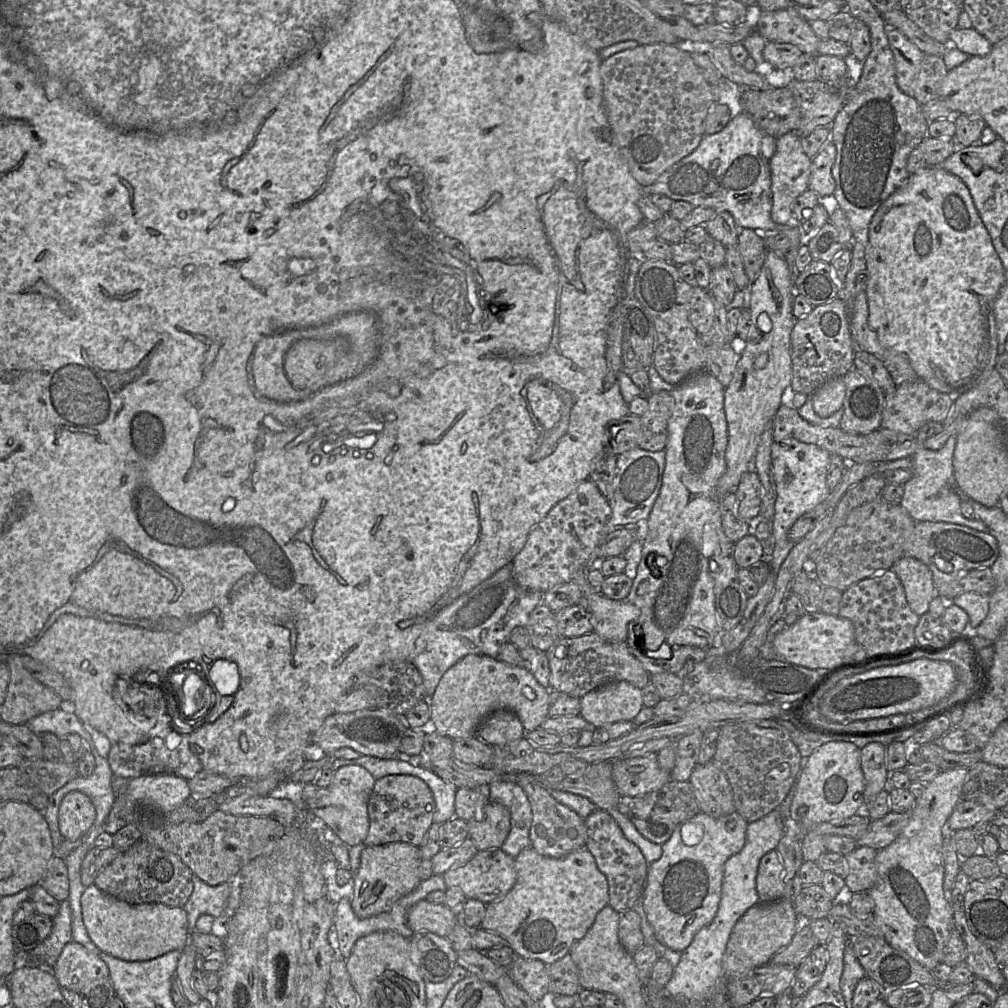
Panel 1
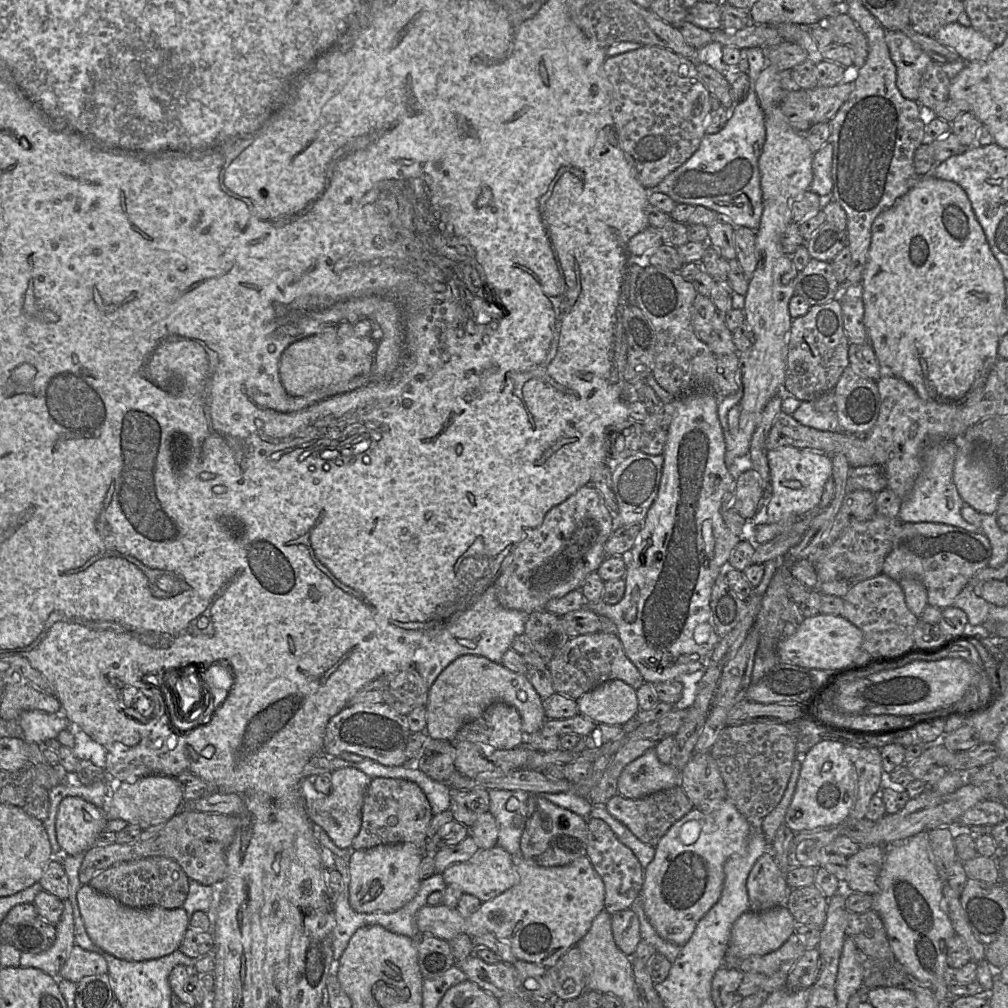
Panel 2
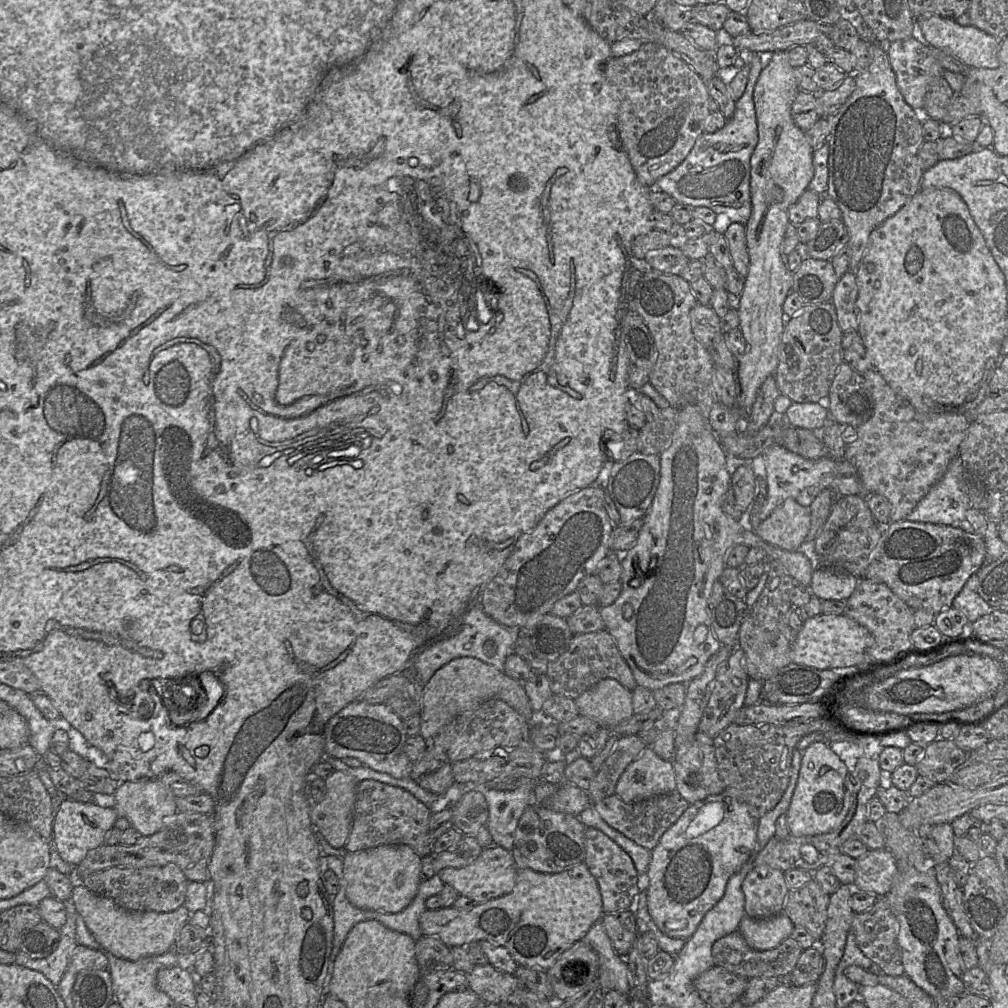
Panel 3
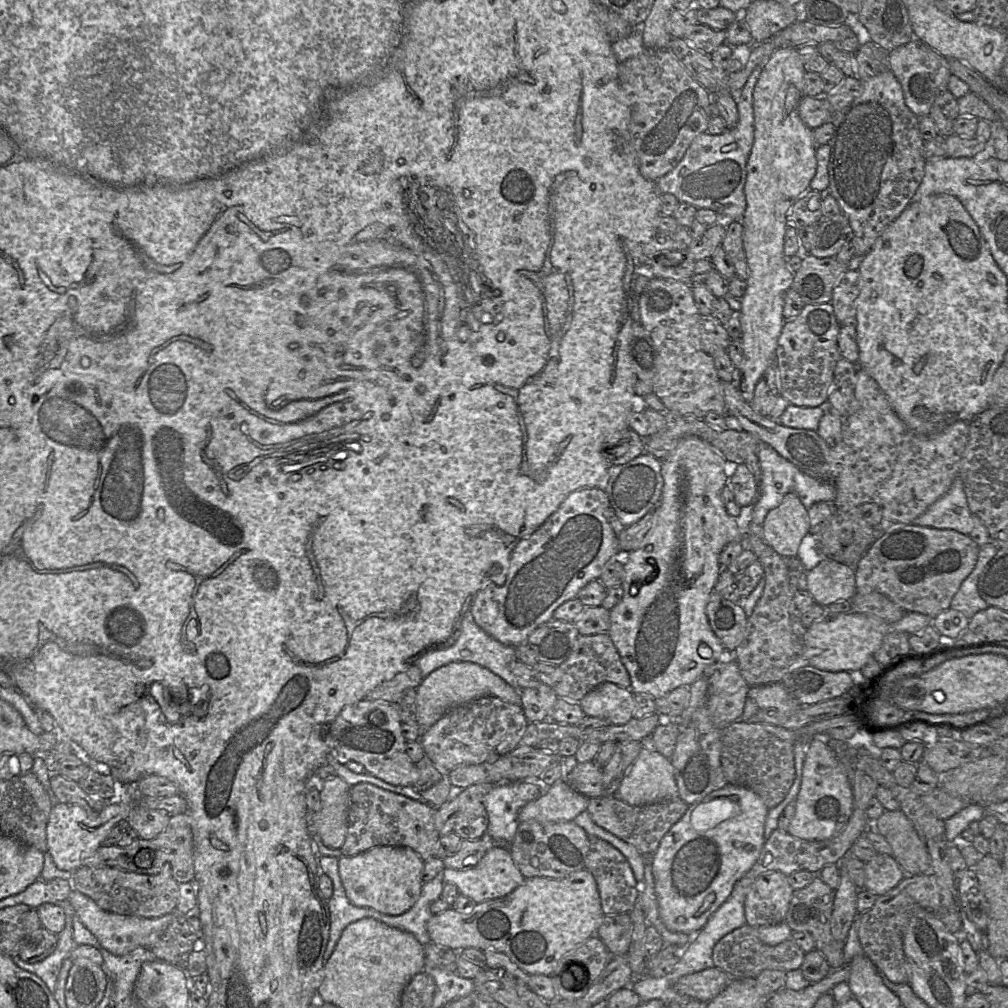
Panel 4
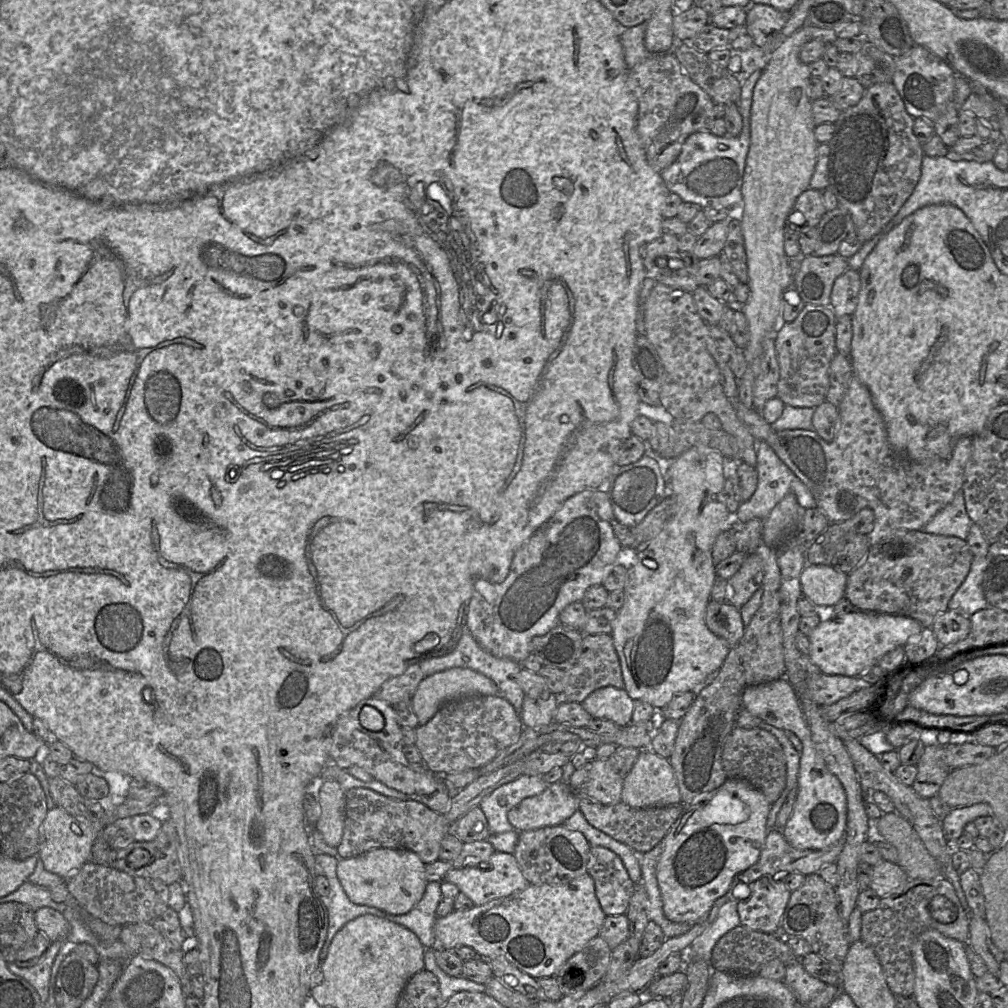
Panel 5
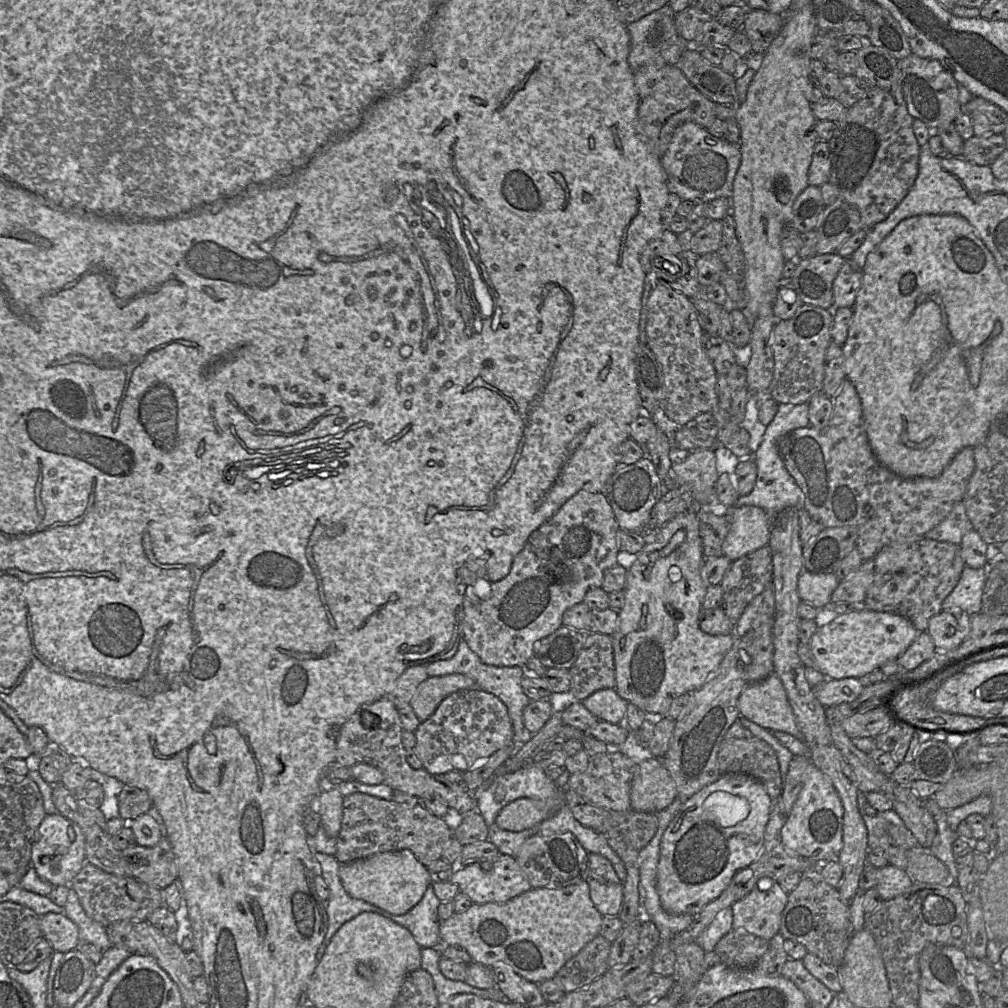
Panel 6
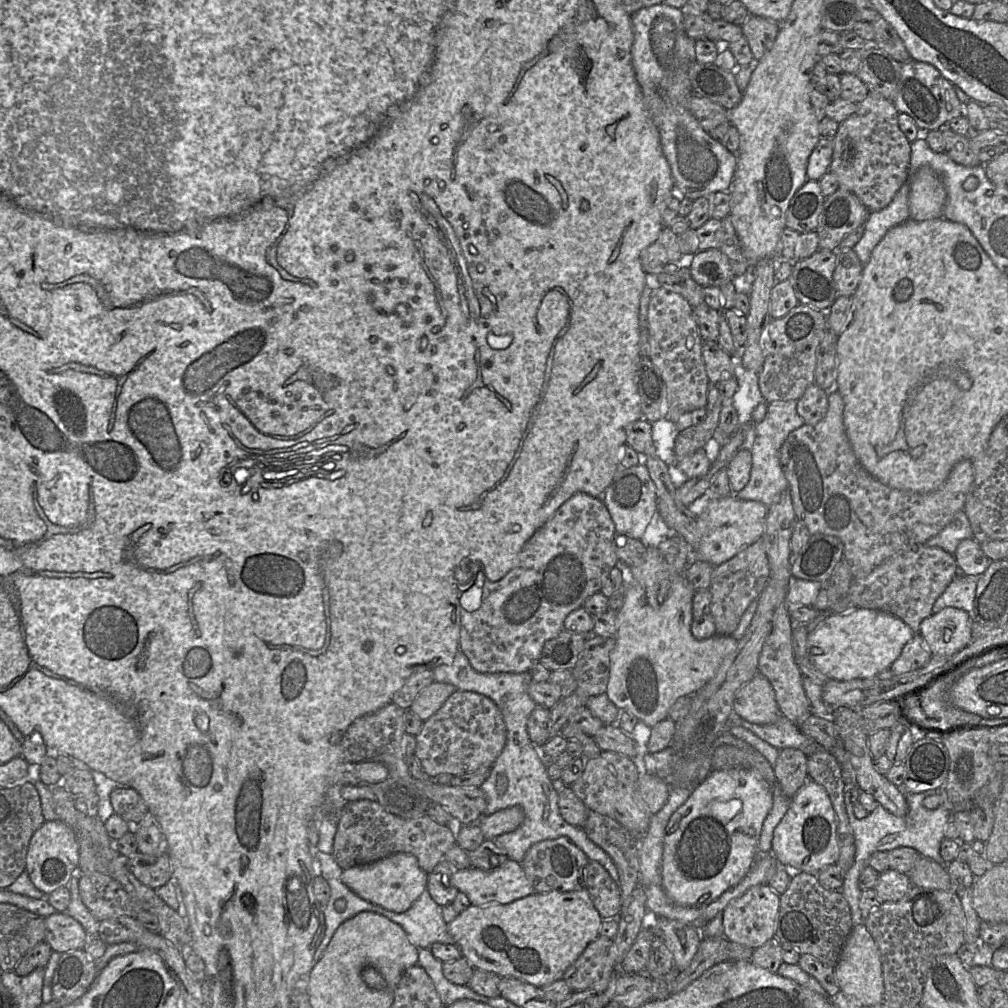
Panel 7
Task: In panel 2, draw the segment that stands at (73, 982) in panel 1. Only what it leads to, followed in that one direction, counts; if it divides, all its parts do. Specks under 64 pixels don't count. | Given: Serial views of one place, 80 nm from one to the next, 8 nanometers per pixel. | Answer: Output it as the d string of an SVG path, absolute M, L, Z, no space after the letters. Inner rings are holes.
M75 944L60 969L60 978L78 983L83 977L108 973L106 959Z

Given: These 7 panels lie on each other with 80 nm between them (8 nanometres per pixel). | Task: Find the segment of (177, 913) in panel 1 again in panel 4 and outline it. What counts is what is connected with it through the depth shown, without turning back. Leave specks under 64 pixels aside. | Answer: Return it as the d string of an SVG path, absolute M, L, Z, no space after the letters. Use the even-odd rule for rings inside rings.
M75 889L70 892L69 900L83 925L96 937L102 948L114 955L125 955L137 948L152 948L155 943L162 939L162 935L173 919L172 913L148 919L107 912L101 909L91 898Z

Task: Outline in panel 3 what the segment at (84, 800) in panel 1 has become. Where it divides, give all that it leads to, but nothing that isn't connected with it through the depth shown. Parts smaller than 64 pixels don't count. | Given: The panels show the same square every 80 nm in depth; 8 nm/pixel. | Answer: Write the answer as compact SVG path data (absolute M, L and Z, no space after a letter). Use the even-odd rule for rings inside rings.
M64 800L53 819L52 842L61 859L77 866L90 850L103 844L106 832L114 827L118 815L113 807L100 807L93 802Z

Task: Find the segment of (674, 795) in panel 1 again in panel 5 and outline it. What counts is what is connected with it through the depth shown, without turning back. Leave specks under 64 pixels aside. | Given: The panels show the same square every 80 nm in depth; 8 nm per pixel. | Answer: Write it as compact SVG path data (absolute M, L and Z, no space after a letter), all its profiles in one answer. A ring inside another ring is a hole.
M579 796L579 808L594 828L627 845L635 853L643 854L661 842L670 827L684 811L682 802L664 807L633 808L623 802L605 805L586 796Z

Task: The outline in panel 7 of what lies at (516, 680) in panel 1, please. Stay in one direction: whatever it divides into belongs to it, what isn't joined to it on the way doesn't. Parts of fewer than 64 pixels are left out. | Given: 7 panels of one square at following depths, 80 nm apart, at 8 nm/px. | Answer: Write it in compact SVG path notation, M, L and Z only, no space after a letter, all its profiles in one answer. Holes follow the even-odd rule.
M433 681L420 691L409 710L424 722L435 714L456 690L452 684Z

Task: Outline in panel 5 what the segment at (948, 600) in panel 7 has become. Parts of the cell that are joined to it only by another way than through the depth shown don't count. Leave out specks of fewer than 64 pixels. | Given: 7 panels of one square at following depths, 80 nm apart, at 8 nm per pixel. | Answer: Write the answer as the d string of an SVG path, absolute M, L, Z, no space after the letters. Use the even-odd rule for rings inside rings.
M973 557L969 573L948 603L948 610L971 617L979 610L990 608L984 592L983 578L985 571L994 557Z

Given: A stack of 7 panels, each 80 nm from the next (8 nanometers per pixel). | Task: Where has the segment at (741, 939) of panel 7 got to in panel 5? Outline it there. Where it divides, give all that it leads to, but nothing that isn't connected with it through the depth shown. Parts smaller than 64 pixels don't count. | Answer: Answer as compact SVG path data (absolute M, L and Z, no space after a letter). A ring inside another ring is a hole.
M762 876L749 884L750 895L737 904L740 924L752 930L779 934L790 891L781 878Z

